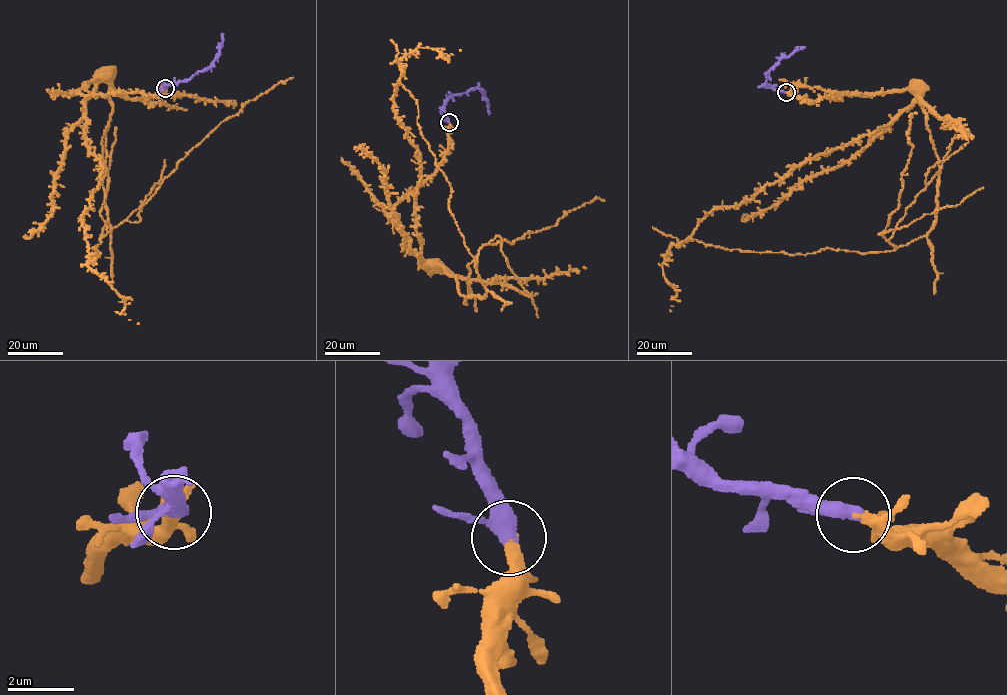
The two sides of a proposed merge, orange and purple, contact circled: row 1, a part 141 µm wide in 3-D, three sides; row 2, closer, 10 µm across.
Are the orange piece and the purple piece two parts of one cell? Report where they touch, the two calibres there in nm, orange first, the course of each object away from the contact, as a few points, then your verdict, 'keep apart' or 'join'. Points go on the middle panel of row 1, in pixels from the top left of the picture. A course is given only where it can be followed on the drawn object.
(449, 122) | 240/360 nm | orange via (449, 122), (443, 161), (403, 197), (392, 213), (408, 245), (438, 268) | purple via (449, 122), (445, 104), (453, 96), (479, 87), (484, 93), (489, 114) | join

